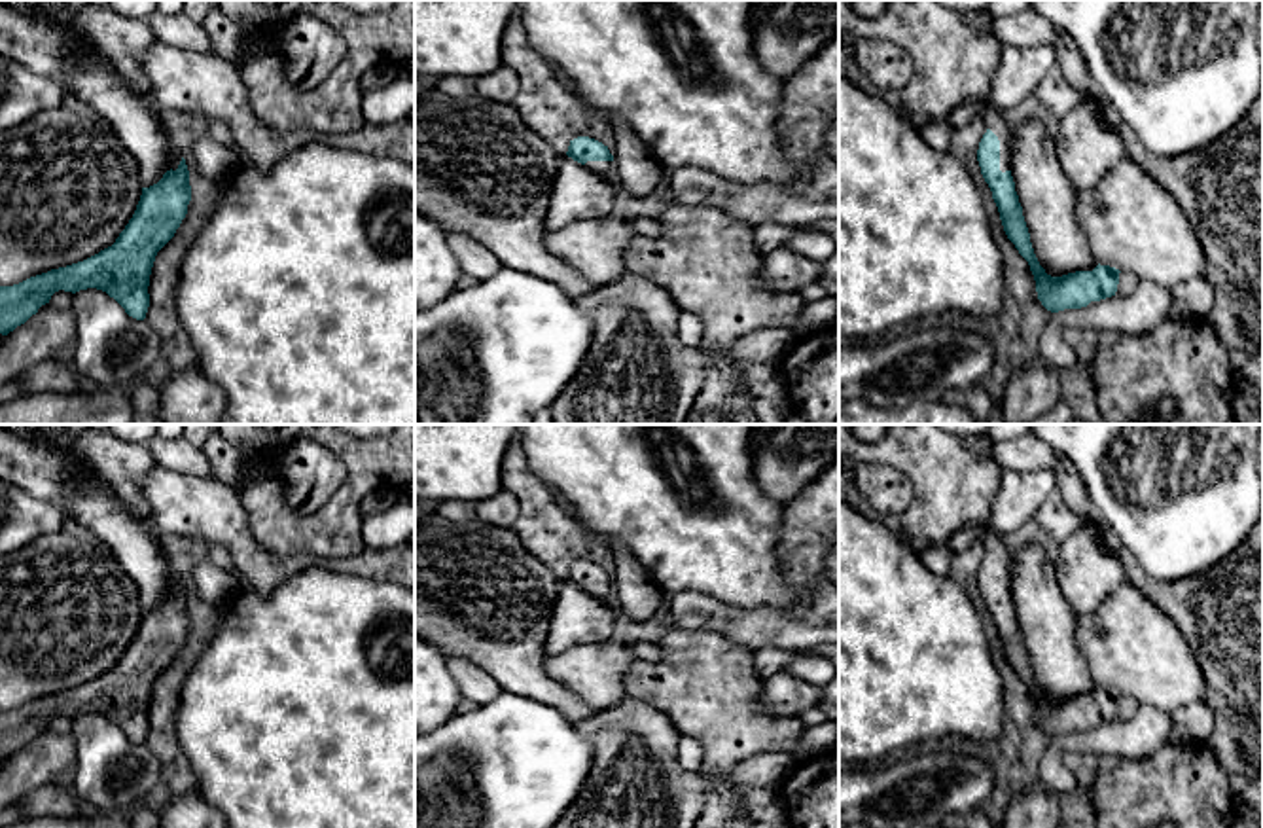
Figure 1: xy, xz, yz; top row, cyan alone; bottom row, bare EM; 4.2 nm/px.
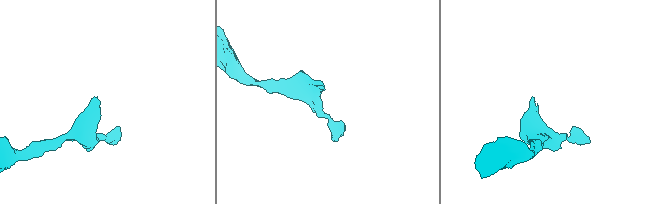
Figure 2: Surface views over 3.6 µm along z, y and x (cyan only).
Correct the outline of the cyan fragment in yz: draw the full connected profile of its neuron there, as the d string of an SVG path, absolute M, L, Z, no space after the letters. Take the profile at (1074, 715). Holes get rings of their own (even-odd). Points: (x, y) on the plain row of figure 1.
M971 523L952 534L947 548L962 551L977 544L988 551L977 574L981 599L992 616L1007 663L1030 690L1041 729L1051 737L1058 737L1064 733L1081 733L1091 726L1115 720L1121 695L1110 690L1098 688L1093 695L1076 695L1062 701L1045 697L1034 678L1023 631L1015 616L1009 595L1009 555L1000 536L990 525Z

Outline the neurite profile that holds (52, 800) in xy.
M45 784L21 801L23 819L28 817L76 817L78 803L70 788Z

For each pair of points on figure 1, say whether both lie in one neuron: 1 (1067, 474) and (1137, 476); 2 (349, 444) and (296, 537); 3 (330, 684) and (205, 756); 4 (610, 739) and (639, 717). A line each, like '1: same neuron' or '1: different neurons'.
1: different neurons
2: same neuron
3: same neuron
4: same neuron

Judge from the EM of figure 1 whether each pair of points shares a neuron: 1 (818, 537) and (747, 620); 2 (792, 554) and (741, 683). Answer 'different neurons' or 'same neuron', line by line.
1: same neuron
2: different neurons

